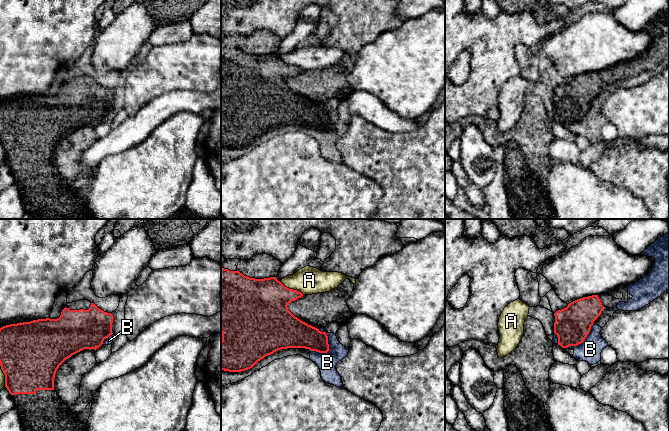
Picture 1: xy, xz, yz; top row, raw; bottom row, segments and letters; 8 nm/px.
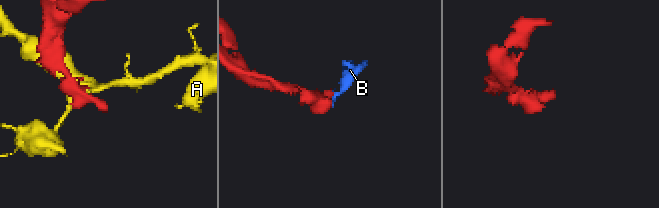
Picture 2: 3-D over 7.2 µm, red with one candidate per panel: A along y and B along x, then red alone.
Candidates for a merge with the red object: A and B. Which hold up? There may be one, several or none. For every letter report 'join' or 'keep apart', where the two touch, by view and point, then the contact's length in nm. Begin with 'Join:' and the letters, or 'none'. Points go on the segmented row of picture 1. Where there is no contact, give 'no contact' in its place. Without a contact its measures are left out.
Join: B
A: keep apart; meets red in xz at (292, 289); contact 220 nm long
B: join; meets red in xz at (327, 340); contact 220 nm long

